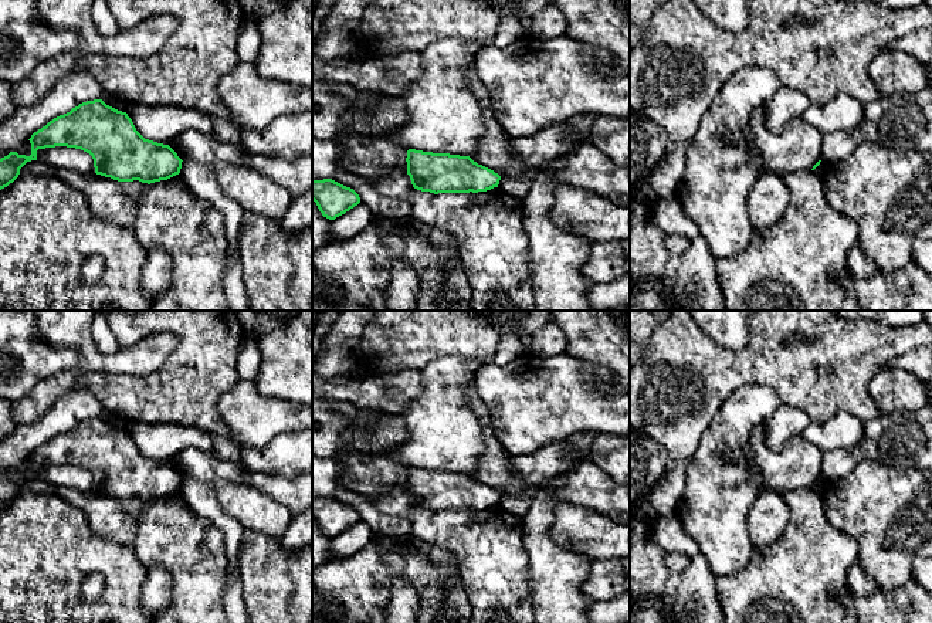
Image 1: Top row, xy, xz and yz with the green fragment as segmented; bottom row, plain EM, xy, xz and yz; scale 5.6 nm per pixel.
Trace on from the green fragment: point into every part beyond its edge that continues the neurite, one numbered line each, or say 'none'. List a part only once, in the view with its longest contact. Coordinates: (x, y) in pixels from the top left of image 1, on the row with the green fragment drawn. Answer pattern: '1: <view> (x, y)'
none

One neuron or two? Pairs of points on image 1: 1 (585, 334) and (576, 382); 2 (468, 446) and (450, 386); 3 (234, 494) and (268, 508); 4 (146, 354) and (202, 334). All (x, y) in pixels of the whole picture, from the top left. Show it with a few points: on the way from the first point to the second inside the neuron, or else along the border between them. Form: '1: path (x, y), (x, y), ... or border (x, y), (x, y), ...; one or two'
1: border (565, 352), (585, 362), (607, 368), (612, 372); two
2: path (454, 432), (450, 427), (450, 400); one
3: path (243, 503), (253, 508), (260, 508); one
4: border (168, 331), (176, 337), (178, 345), (158, 369); two

